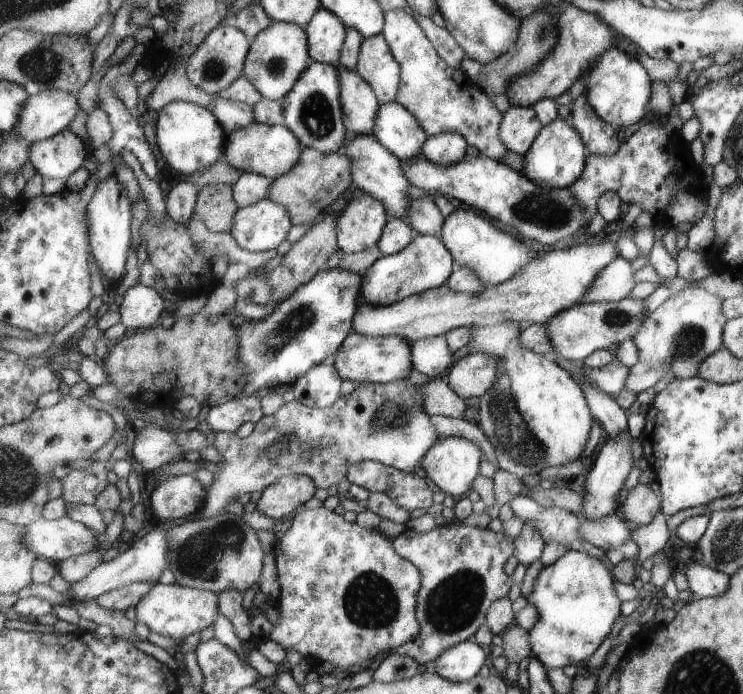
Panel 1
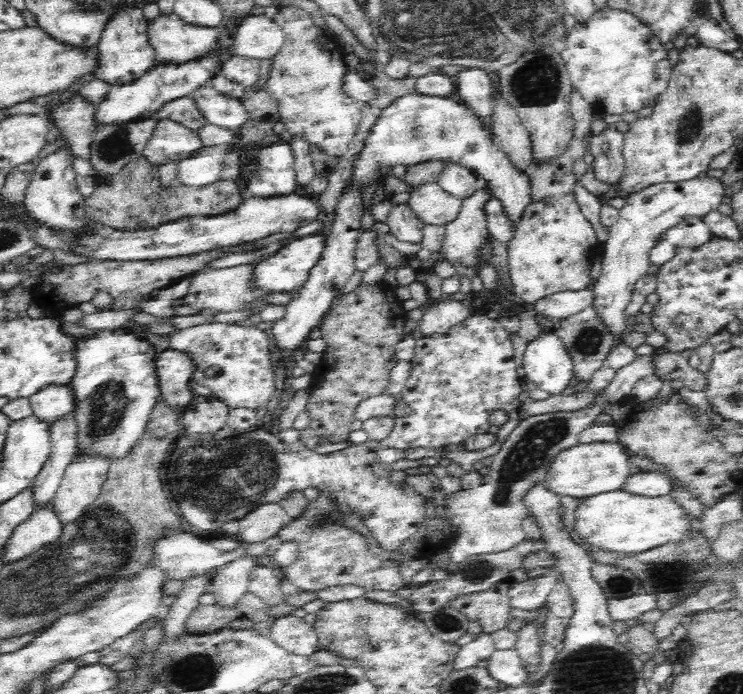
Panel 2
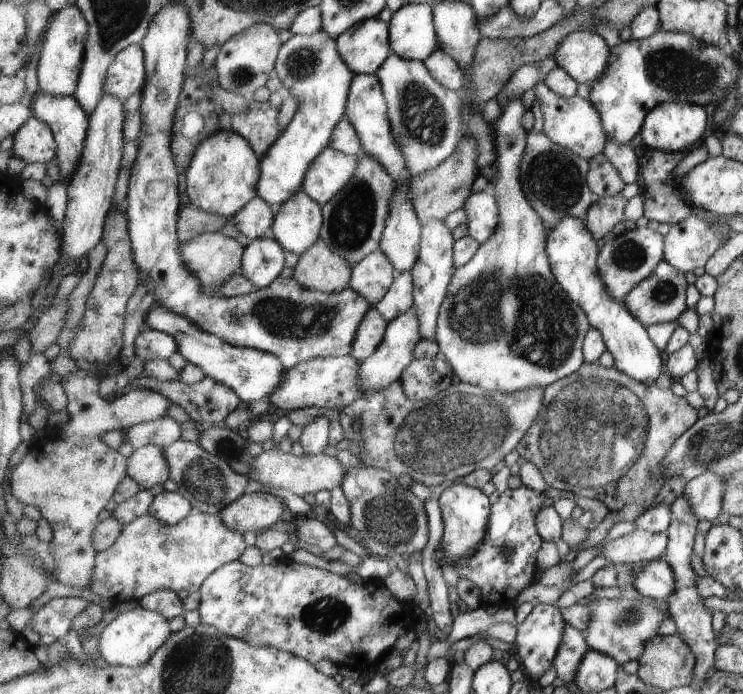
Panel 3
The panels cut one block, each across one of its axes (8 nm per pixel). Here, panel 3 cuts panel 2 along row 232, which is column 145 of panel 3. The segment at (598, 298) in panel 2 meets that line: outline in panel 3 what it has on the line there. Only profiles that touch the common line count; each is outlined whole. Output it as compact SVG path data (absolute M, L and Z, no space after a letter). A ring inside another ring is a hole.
M139 606L132 611L121 612L102 630L99 634L99 652L110 665L141 668L150 662L172 634L166 616Z

